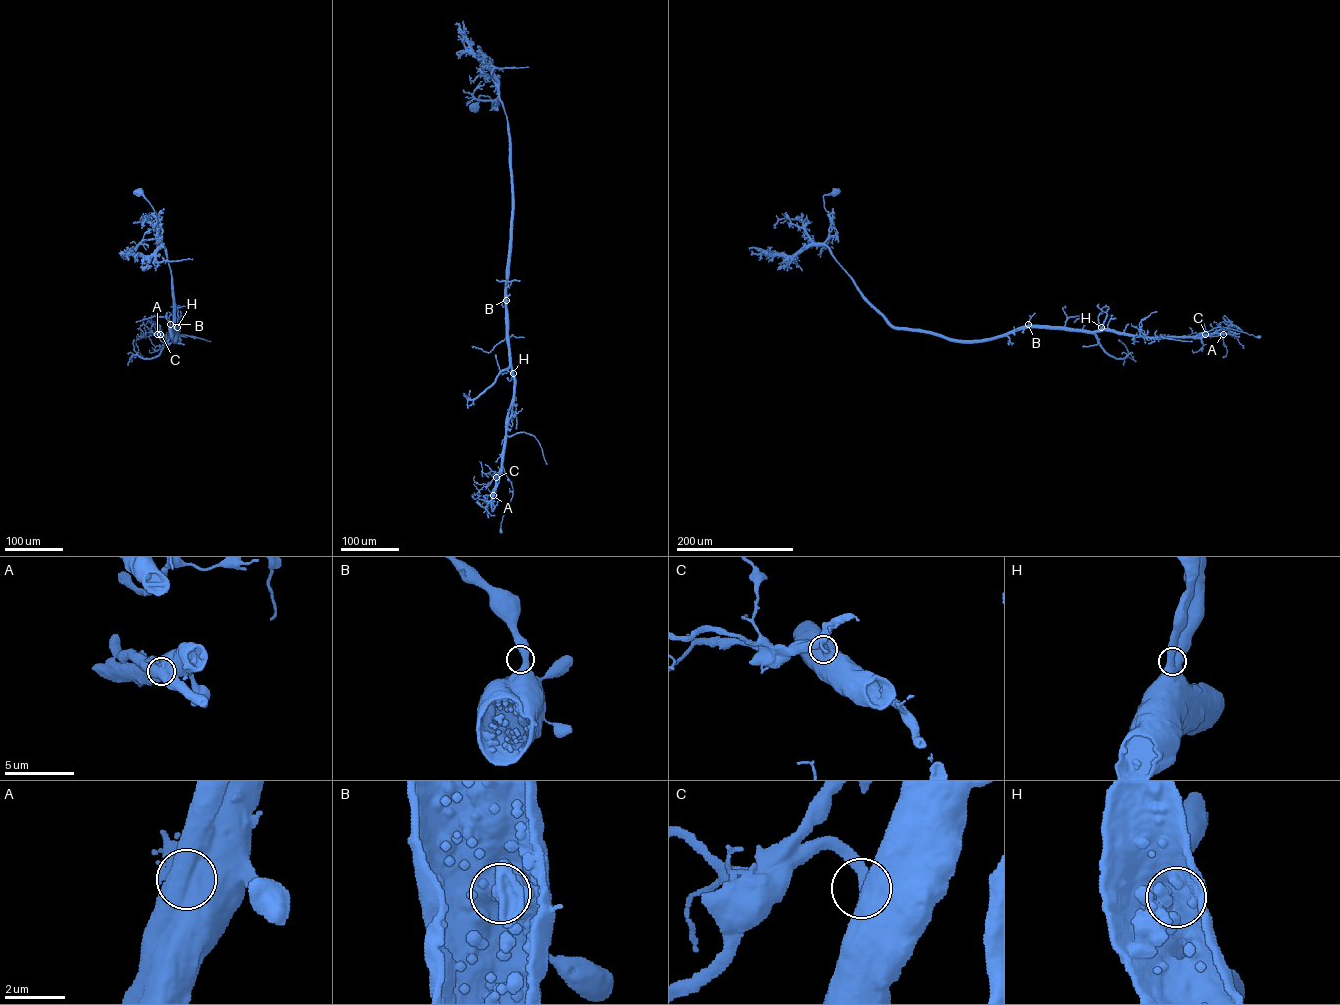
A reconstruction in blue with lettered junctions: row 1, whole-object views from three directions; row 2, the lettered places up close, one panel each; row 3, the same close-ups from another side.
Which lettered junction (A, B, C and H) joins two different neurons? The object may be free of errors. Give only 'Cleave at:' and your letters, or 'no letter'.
Cleave at: A

